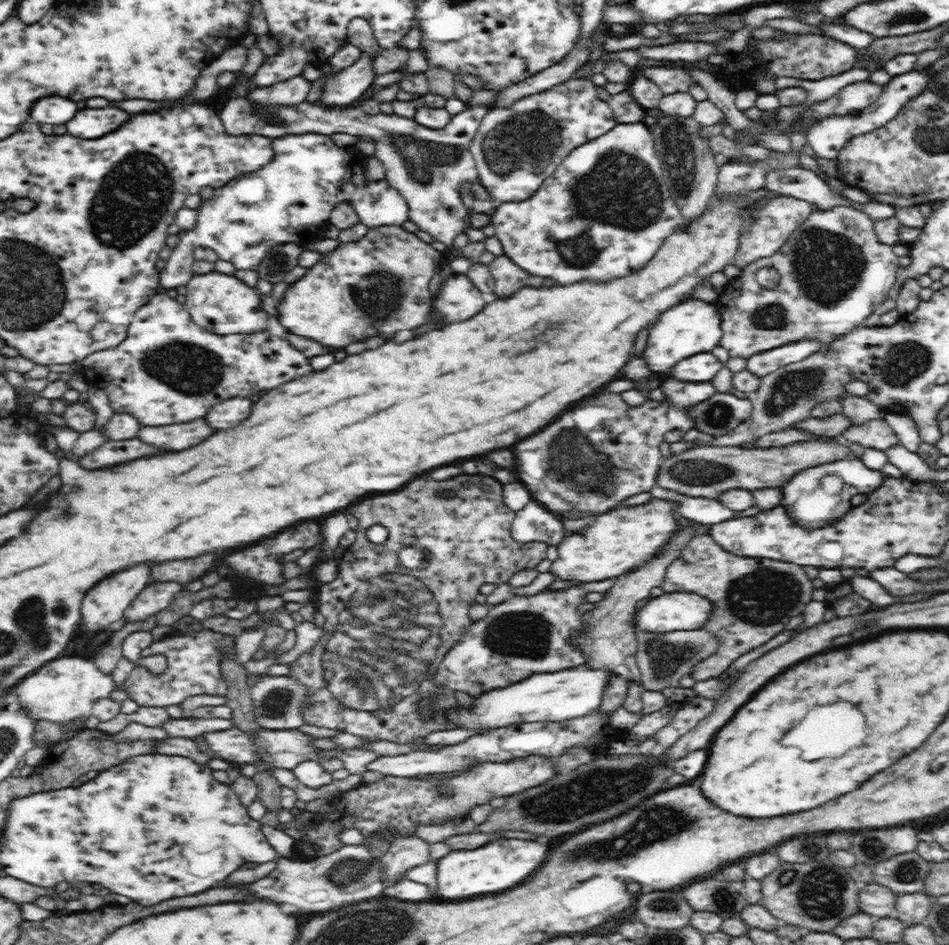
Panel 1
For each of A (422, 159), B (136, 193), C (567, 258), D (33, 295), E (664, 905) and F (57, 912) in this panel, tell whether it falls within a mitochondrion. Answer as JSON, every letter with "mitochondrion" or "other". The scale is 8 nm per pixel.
{"A":"mitochondrion","B":"mitochondrion","C":"mitochondrion","D":"mitochondrion","E":"mitochondrion","F":"other"}

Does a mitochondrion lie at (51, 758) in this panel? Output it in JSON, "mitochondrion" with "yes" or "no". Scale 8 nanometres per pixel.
{"mitochondrion":"no"}

